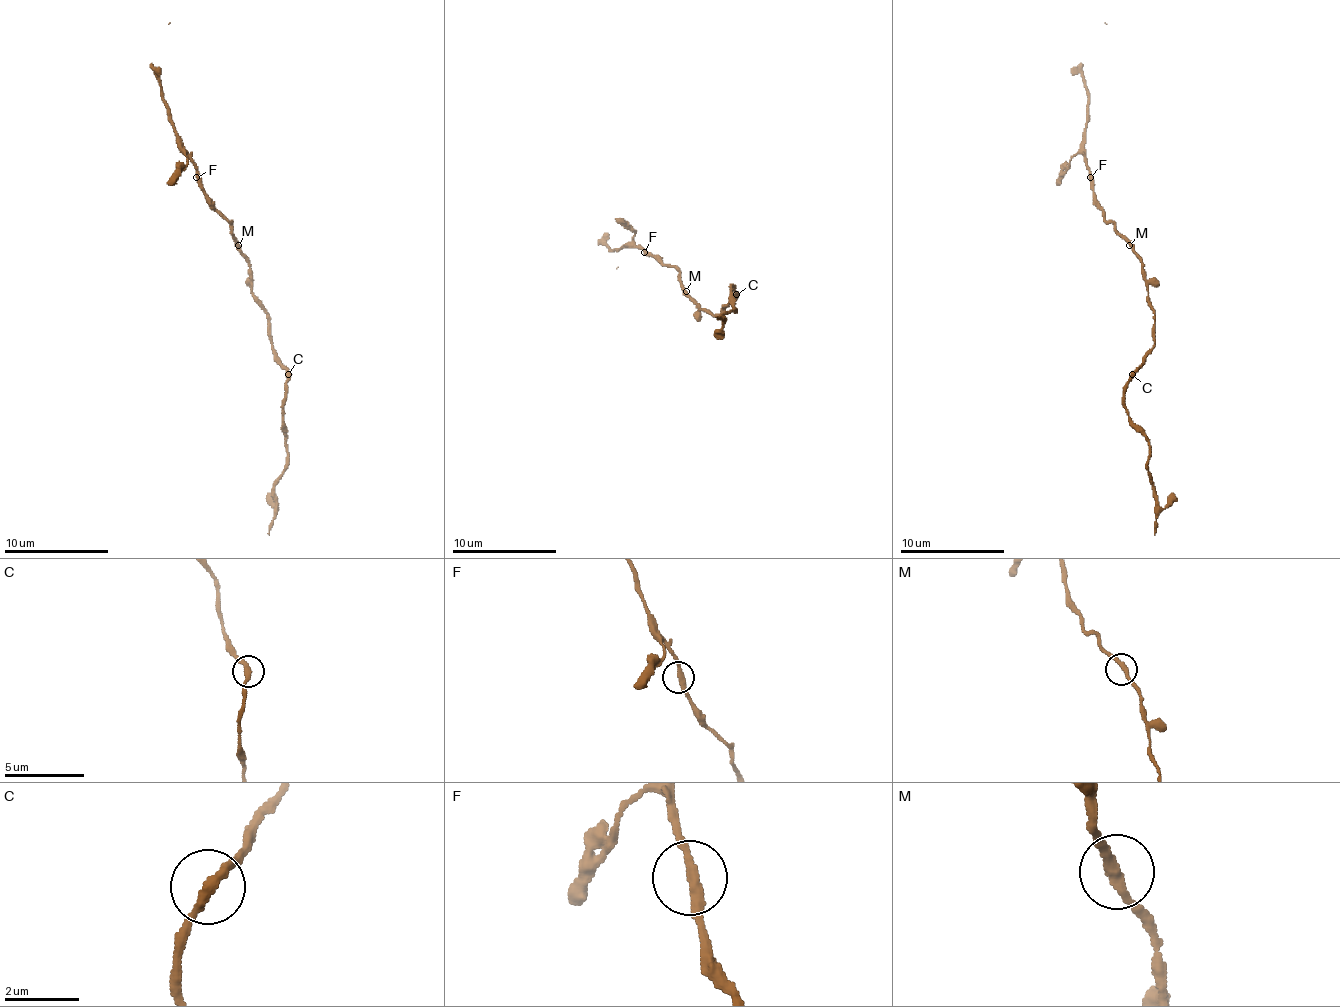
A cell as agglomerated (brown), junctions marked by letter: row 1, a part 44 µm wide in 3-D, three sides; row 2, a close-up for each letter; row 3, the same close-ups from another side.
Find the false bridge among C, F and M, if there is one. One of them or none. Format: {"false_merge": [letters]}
{"false_merge": []}

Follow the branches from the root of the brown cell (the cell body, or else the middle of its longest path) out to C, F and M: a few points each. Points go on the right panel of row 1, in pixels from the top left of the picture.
C: (1145, 269), (1147, 305), (1155, 316), (1155, 342), (1152, 350), (1132, 373)
F: (1145, 269), (1134, 248), (1105, 219), (1105, 211), (1095, 198), (1090, 177)
M: (1145, 269), (1142, 258), (1129, 245)

